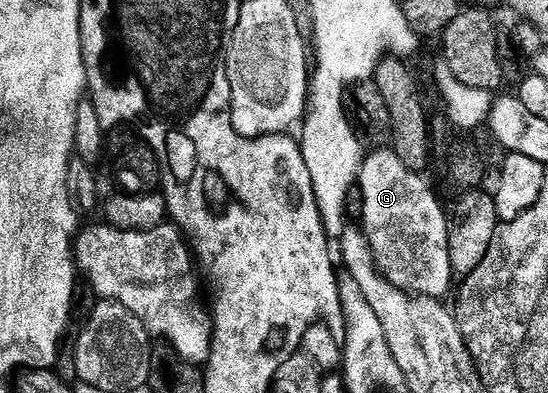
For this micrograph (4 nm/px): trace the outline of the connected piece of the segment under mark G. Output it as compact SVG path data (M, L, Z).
M378 147L375 148L374 150L371 150L372 153L368 156L368 154L361 160L361 165L360 165L360 175L358 178L358 191L362 193L362 230L365 234L365 236L368 237L369 245L372 248L373 251L373 259L375 261L375 268L378 270L379 274L383 276L385 279L387 279L390 284L393 284L394 287L400 288L402 292L410 293L418 297L435 297L439 299L444 299L447 298L446 295L448 293L448 288L451 287L452 281L454 282L454 274L452 272L452 268L450 267L450 247L448 246L448 230L450 228L450 219L449 216L446 215L442 209L441 203L438 201L437 195L430 189L429 185L421 178L423 177L417 170L410 169L406 167L404 163L400 159L398 159L397 155L395 152L390 147Z

